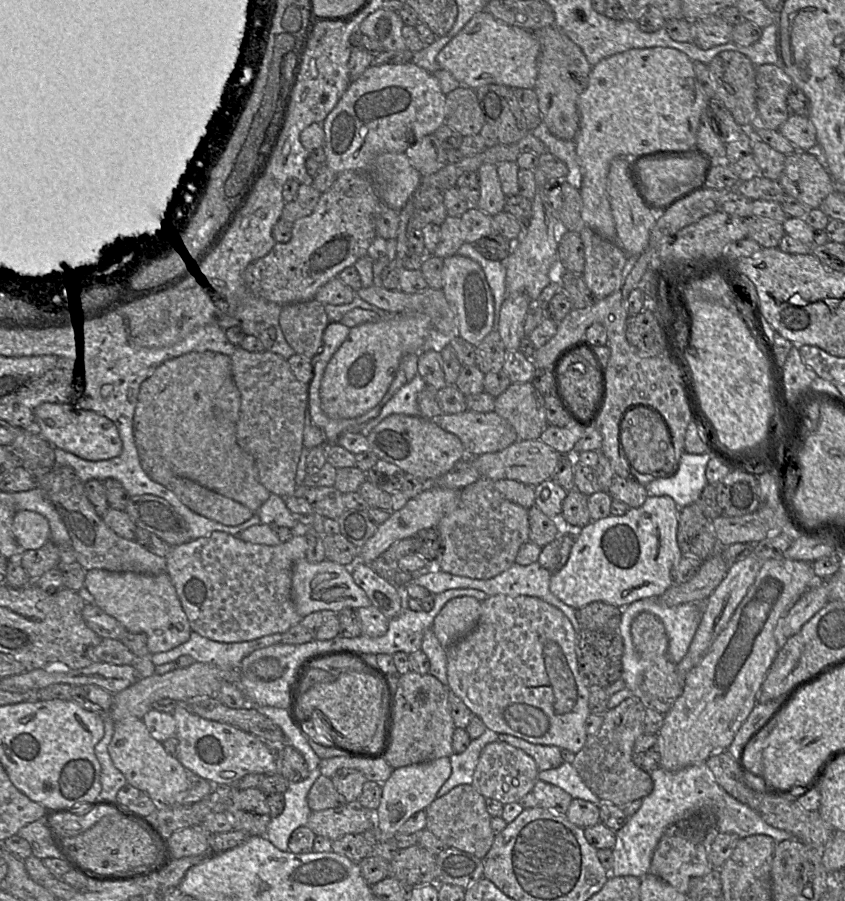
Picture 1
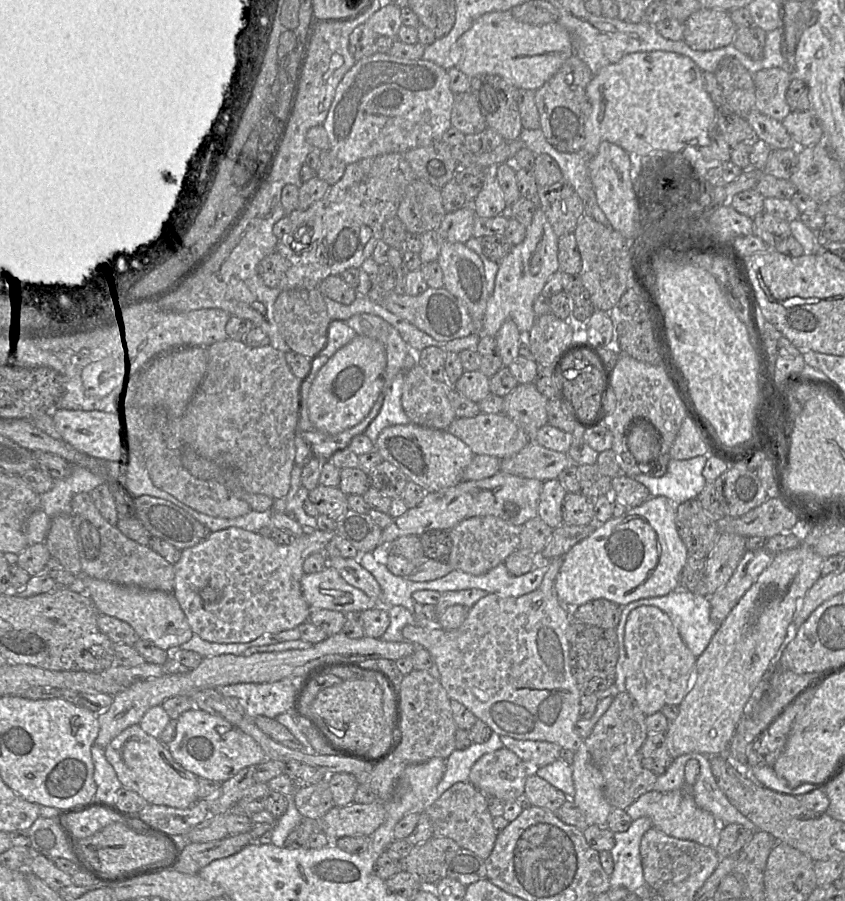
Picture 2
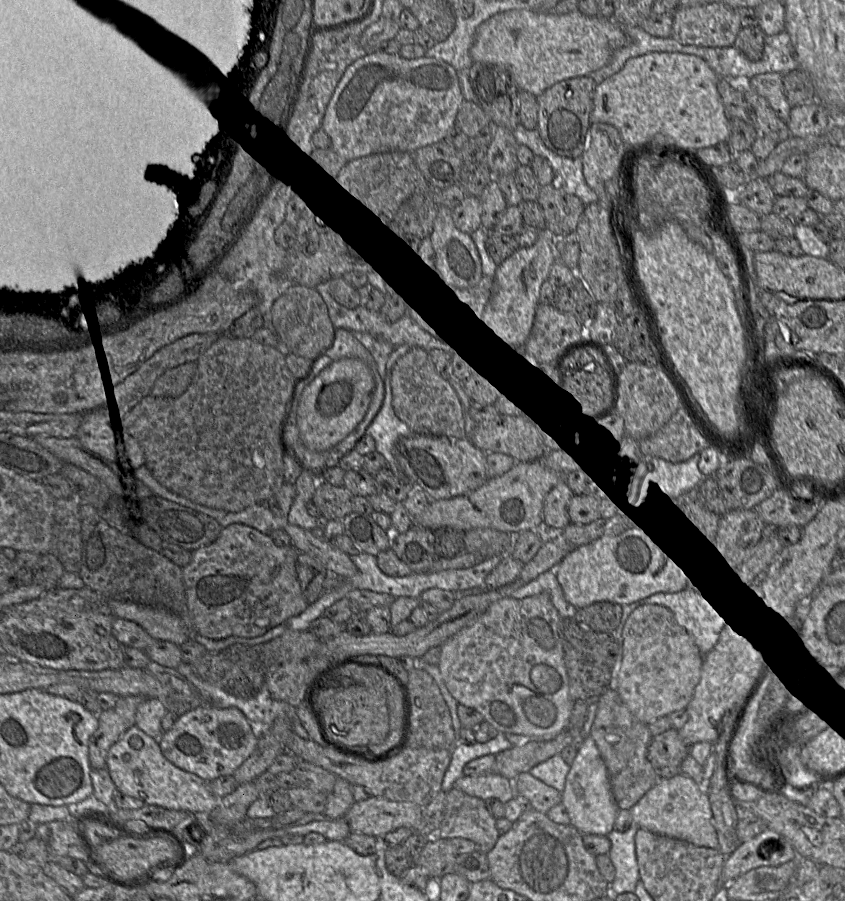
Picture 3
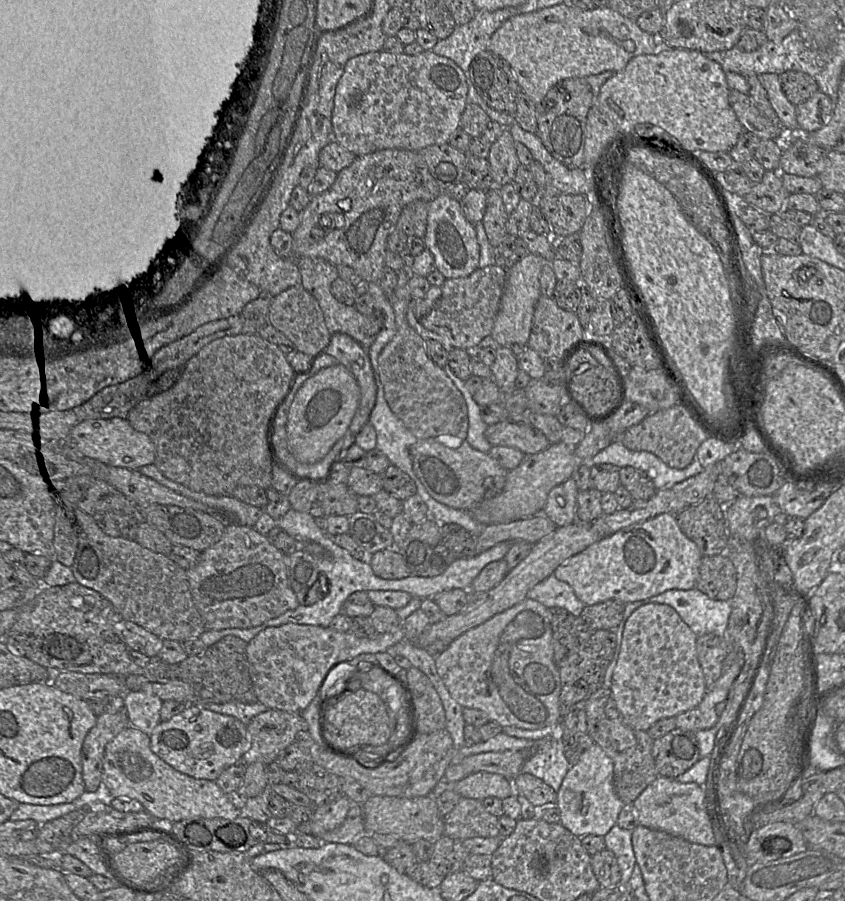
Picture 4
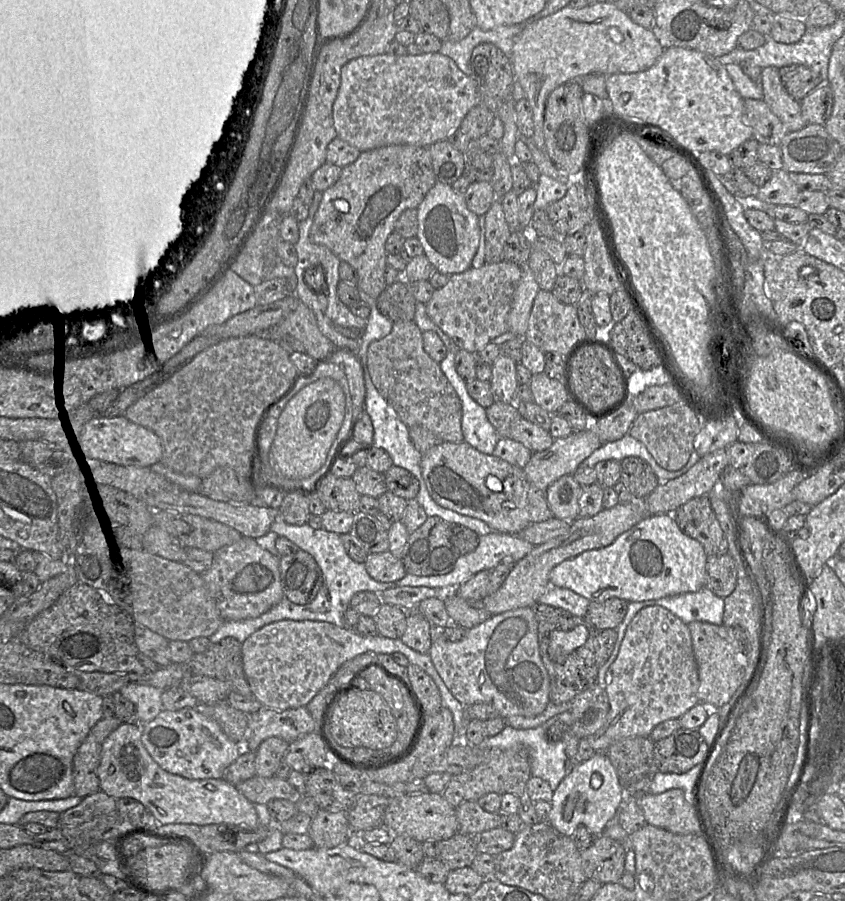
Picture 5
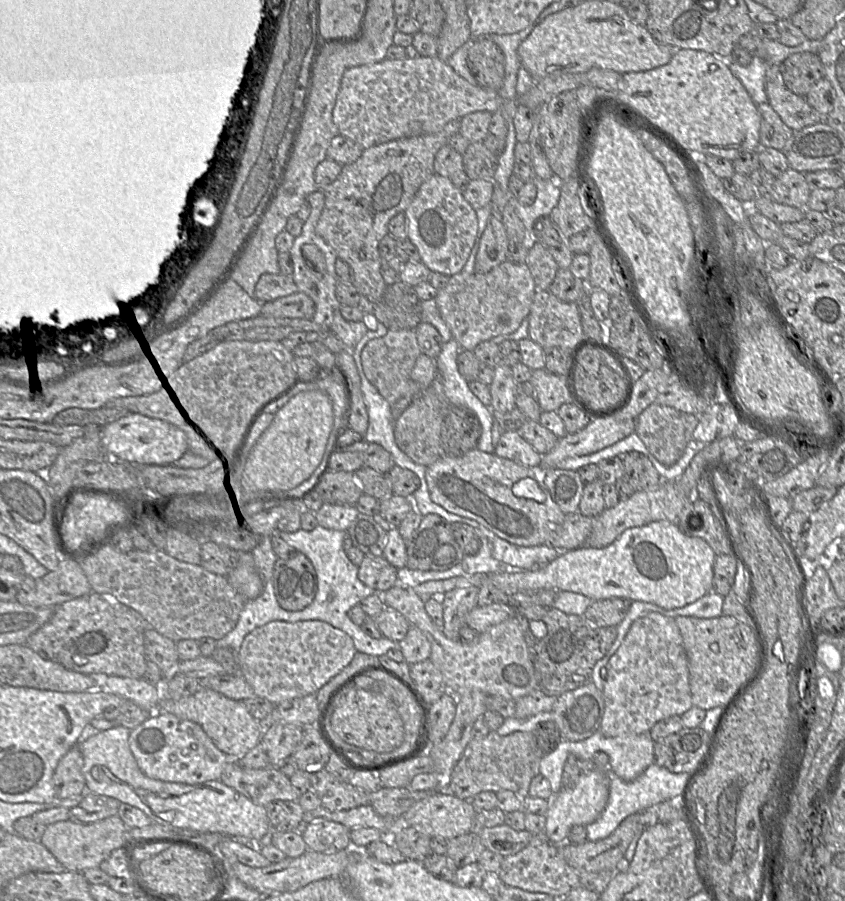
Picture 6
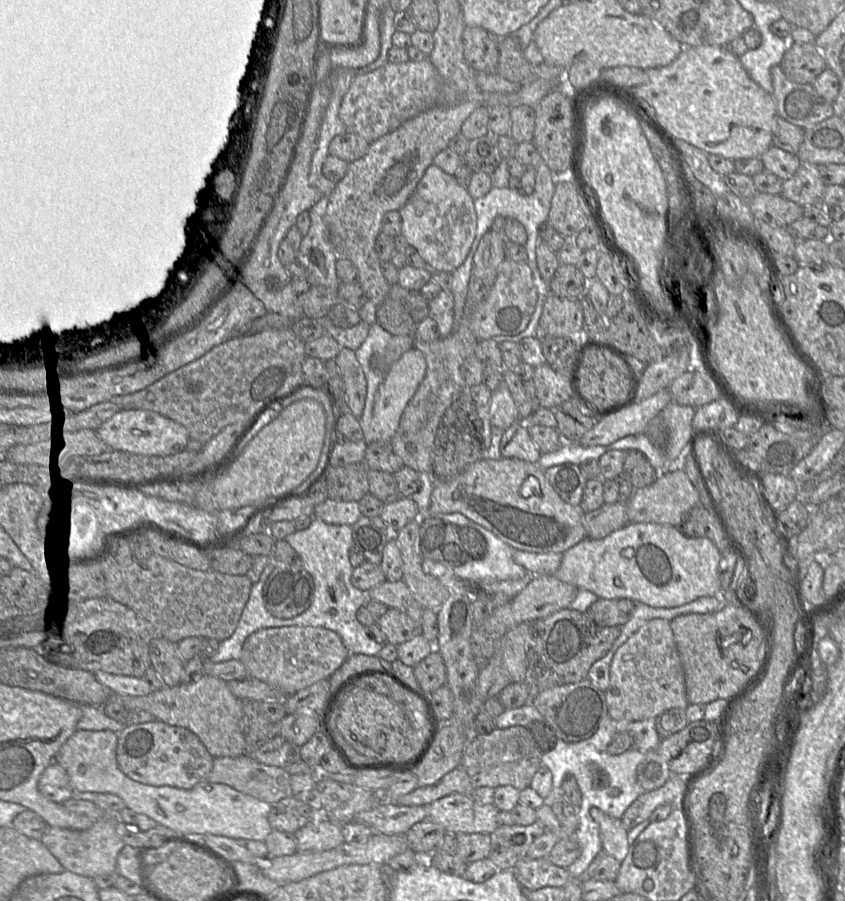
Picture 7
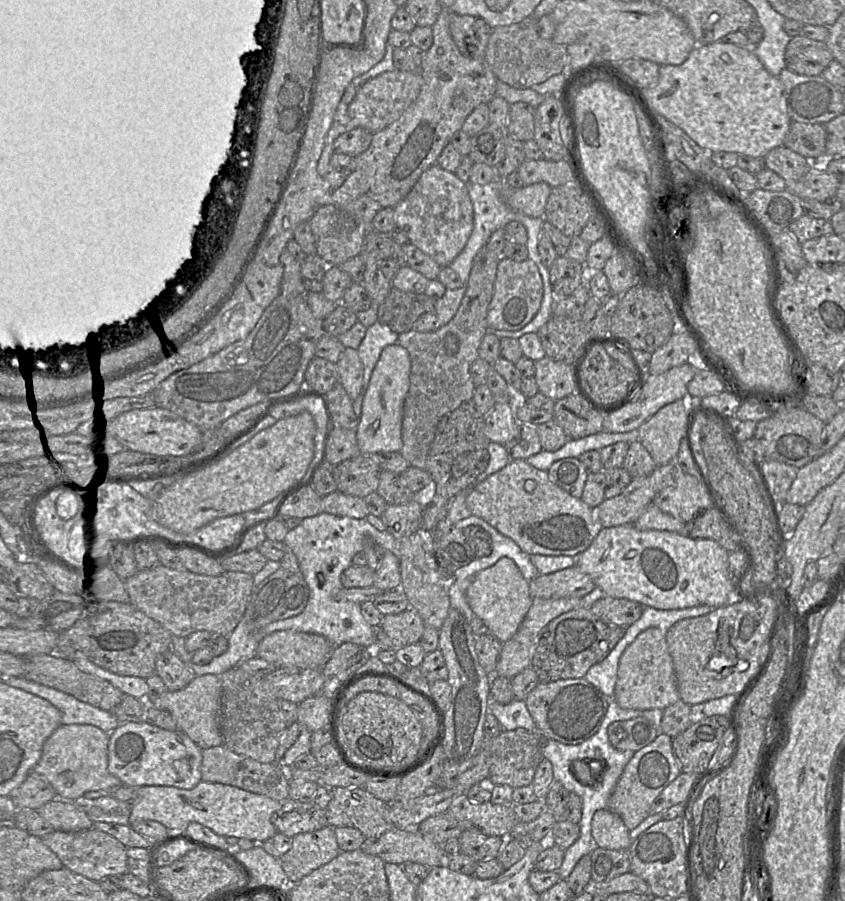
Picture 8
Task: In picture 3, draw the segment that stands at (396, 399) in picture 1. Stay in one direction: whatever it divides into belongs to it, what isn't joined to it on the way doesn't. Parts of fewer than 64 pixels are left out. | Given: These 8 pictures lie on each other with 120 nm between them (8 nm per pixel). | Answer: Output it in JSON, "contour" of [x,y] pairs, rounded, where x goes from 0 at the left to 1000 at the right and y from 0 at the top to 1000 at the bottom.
{"contour":[[[463,415],[453,417],[454,443],[451,453],[436,473],[433,481],[444,489],[444,499],[456,507],[458,515],[465,521],[476,521],[465,505],[465,495],[472,485],[486,483],[485,475],[473,466],[464,451]]]}

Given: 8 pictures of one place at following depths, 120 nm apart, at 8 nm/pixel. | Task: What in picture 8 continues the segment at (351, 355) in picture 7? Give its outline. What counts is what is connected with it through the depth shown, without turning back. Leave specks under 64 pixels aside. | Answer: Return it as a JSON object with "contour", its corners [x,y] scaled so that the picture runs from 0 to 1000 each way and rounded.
{"contour":[[[408,386],[398,402],[398,407],[401,414],[401,425],[418,445],[427,434],[431,414],[422,387]]]}

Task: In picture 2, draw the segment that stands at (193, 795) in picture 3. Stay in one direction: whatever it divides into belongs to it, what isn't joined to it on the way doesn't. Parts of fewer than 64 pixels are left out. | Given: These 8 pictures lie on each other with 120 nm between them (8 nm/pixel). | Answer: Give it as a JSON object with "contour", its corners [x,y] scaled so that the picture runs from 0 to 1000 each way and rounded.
{"contour":[[[164,804],[149,808],[133,820],[124,830],[124,840],[144,873],[163,880],[176,892],[219,898],[236,888],[234,862],[211,848],[196,827],[174,815]]]}

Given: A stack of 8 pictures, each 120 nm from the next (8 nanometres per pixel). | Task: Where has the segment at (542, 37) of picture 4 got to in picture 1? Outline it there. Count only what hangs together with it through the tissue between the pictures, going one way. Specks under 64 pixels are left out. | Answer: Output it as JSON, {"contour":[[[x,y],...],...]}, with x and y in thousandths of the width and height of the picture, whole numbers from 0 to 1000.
{"contour":[[[569,12],[518,59],[517,71],[520,77],[533,80],[546,95],[561,100],[575,93],[632,99],[639,57],[639,48],[631,36],[604,29]]]}

